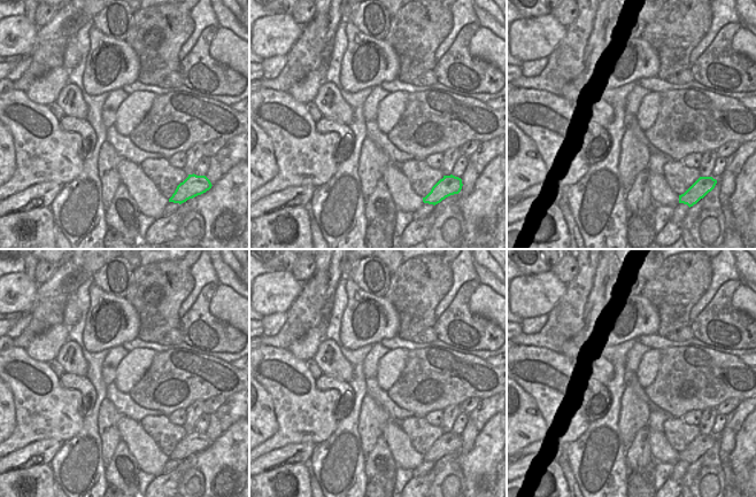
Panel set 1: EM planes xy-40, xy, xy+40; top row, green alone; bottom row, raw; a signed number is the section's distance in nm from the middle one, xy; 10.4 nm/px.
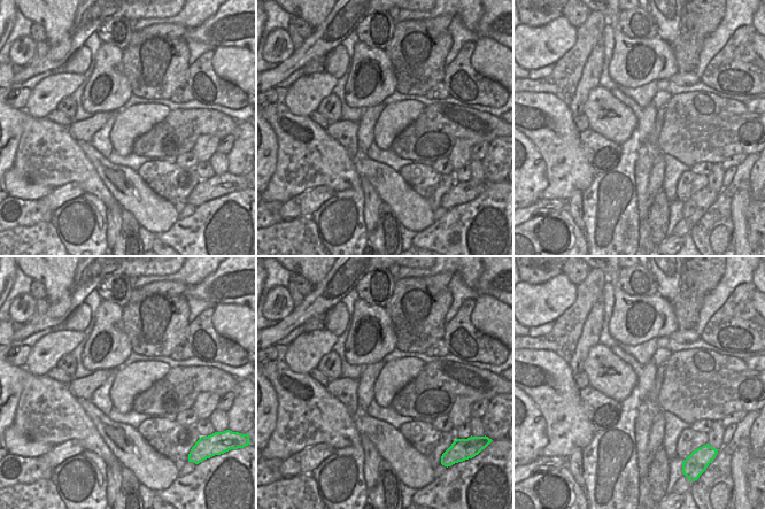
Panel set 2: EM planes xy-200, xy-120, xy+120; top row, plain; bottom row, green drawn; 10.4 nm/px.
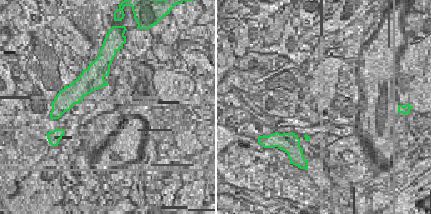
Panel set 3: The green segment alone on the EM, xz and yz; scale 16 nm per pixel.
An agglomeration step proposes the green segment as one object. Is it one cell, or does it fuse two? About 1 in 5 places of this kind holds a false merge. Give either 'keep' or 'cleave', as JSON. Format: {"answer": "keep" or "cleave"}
{"answer": "keep"}

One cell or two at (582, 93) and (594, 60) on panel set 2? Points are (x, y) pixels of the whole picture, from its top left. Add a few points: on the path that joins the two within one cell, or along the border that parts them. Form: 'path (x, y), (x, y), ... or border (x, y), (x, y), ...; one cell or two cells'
path (586, 85), (593, 68); one cell

